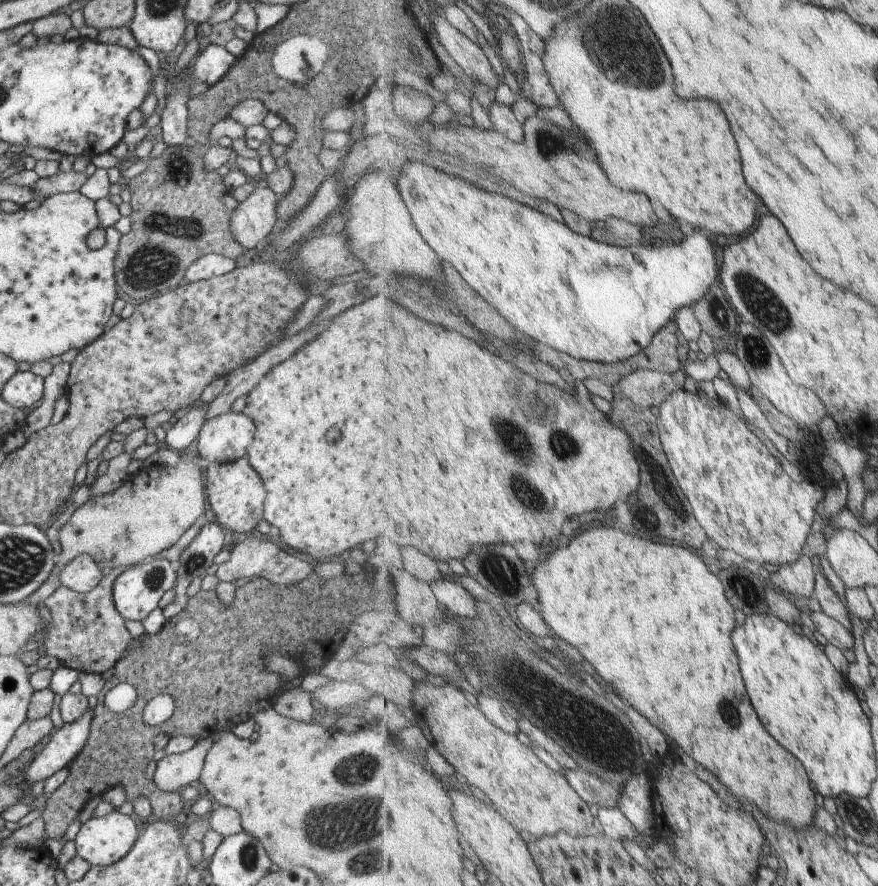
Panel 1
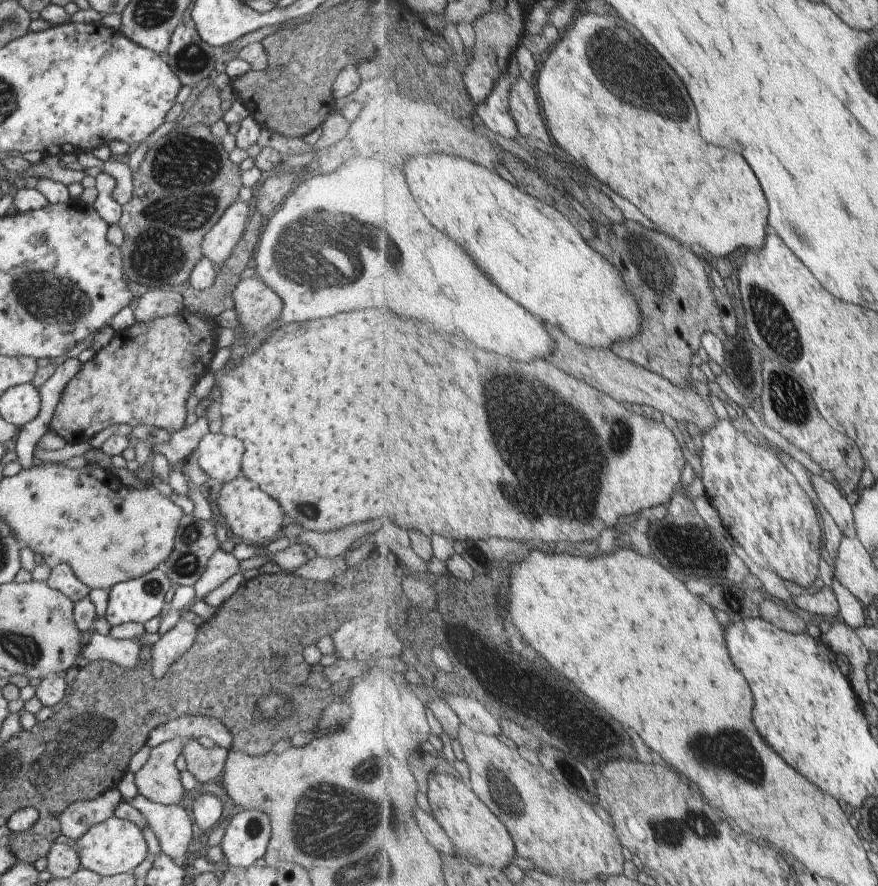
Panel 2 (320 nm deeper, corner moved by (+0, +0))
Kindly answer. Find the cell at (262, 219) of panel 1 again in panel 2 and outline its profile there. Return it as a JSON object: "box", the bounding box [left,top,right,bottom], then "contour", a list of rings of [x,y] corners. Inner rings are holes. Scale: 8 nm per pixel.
{"box":[199,199,250,264],"contour":[[[238,199],[223,212],[215,226],[203,236],[199,248],[202,258],[213,264],[221,264],[231,256],[247,226],[250,208],[250,202]]]}

